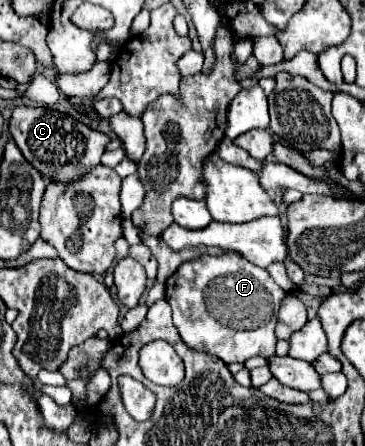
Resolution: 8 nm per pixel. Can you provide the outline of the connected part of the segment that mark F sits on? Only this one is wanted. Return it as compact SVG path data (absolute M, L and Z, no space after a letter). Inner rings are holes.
M225 250L221 256L205 254L197 260L183 262L165 286L165 300L173 308L173 324L189 348L213 352L225 364L275 354L277 338L273 328L285 290L273 282L265 268L253 266L239 252ZM245 332L249 334L249 348L245 344Z

